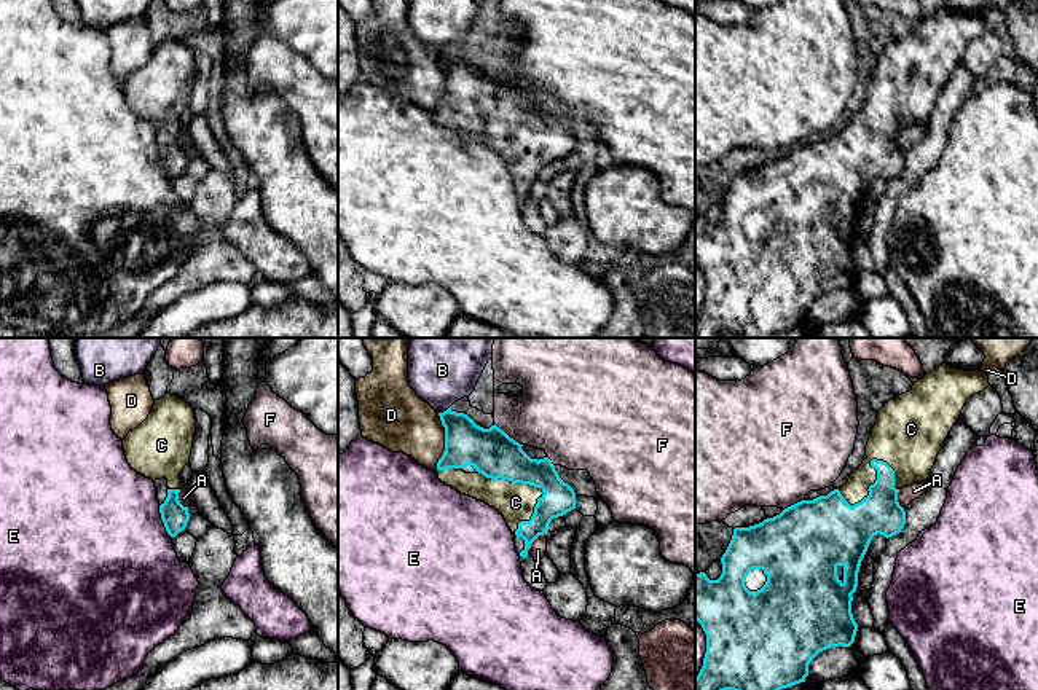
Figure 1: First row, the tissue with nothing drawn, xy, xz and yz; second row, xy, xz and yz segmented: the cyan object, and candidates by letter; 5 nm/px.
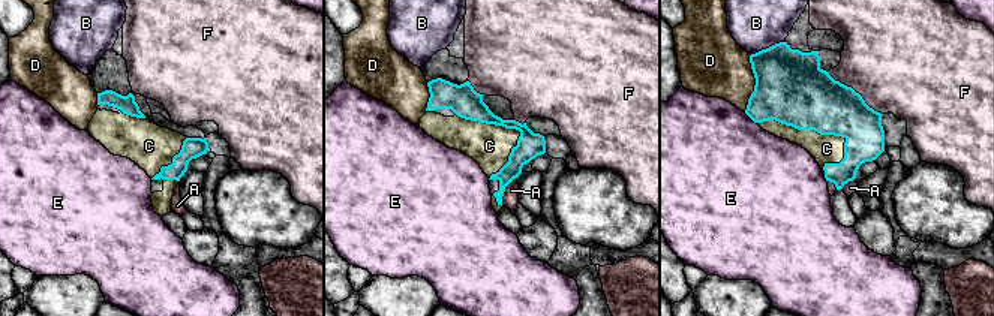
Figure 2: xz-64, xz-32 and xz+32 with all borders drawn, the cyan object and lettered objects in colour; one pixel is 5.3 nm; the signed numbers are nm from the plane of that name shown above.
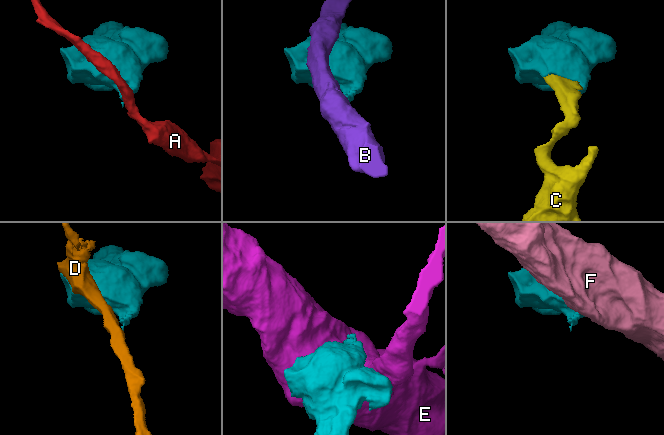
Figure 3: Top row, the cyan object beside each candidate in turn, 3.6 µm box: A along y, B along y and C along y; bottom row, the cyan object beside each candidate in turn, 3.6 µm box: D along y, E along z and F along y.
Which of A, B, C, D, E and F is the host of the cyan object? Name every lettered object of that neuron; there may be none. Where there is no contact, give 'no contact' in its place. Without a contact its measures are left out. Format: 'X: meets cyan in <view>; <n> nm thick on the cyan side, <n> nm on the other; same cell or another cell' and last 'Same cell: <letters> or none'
A: meets cyan in xy; 140 nm thick on the cyan side, 50 nm on the other; another cell
B: meets cyan in xz; 220 nm thick on the cyan side, 260 nm on the other; another cell
C: meets cyan in xz; 220 nm thick on the cyan side, 190 nm on the other; same cell
D: meets cyan in xz; 240 nm thick on the cyan side, 300 nm on the other; another cell
E: meets cyan in xy; 140 nm thick on the cyan side, 500 nm on the other; another cell
F: meets cyan in xz; 240 nm thick on the cyan side, 360 nm on the other; another cell
Same cell: C

